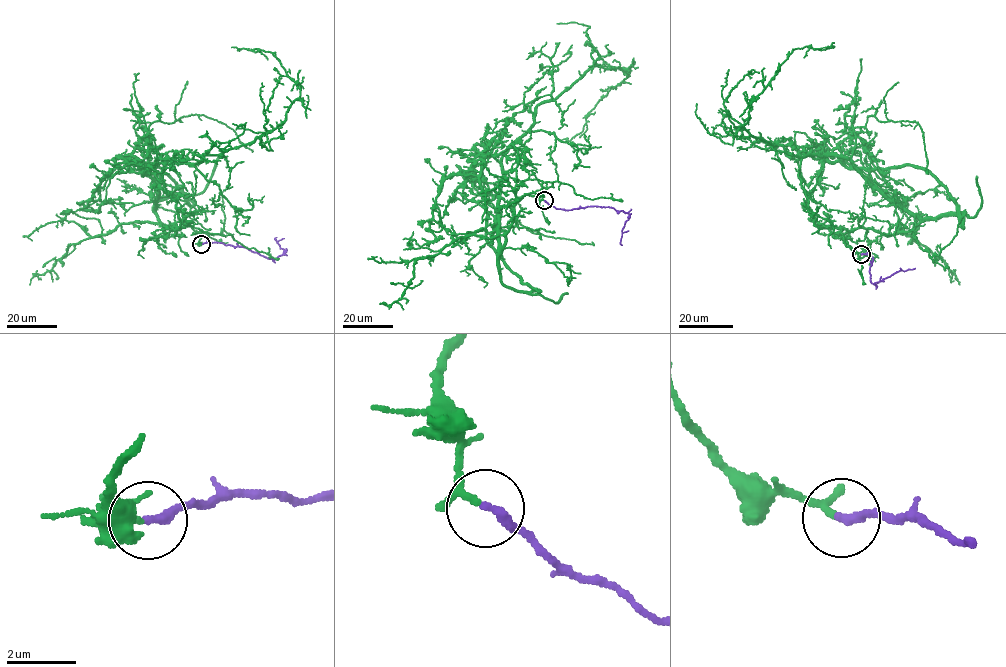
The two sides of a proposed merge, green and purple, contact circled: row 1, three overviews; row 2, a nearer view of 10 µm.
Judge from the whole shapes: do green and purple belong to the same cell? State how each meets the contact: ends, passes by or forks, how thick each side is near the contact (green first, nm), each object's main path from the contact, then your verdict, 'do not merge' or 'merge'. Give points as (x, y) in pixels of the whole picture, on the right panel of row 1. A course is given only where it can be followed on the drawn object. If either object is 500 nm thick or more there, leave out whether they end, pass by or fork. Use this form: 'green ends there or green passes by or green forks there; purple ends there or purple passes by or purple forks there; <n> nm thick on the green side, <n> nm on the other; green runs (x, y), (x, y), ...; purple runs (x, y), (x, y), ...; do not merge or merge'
green passes by; purple ends there; 140 nm thick on the green side, 280 nm on the other; green runs (860, 254), (809, 214), (820, 177), (811, 149), (783, 137), (766, 148), (742, 127), (794, 49), (834, 43); purple runs (861, 254), (873, 258), (869, 272), (875, 285), (899, 270), (915, 268); merge

